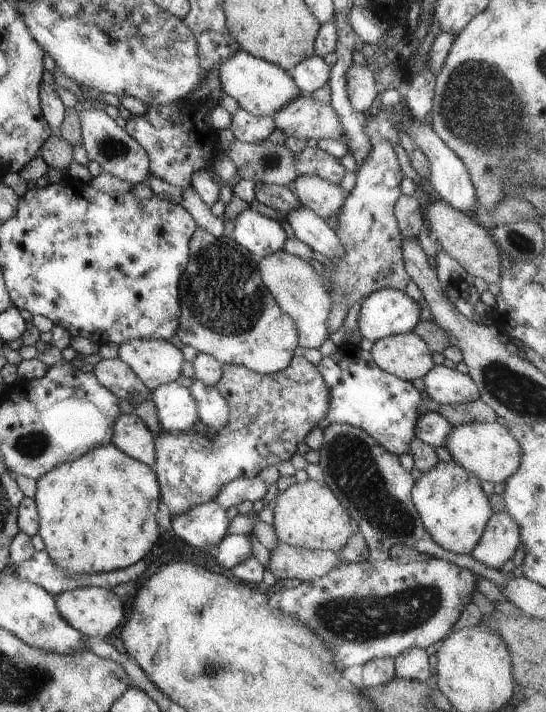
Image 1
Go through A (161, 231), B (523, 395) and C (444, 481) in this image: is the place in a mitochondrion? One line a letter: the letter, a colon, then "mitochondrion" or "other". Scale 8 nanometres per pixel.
A: other
B: mitochondrion
C: other

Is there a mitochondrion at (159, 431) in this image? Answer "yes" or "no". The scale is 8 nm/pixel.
no

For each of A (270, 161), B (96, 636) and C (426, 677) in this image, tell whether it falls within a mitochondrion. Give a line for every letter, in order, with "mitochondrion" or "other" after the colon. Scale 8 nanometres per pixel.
A: mitochondrion
B: other
C: other

